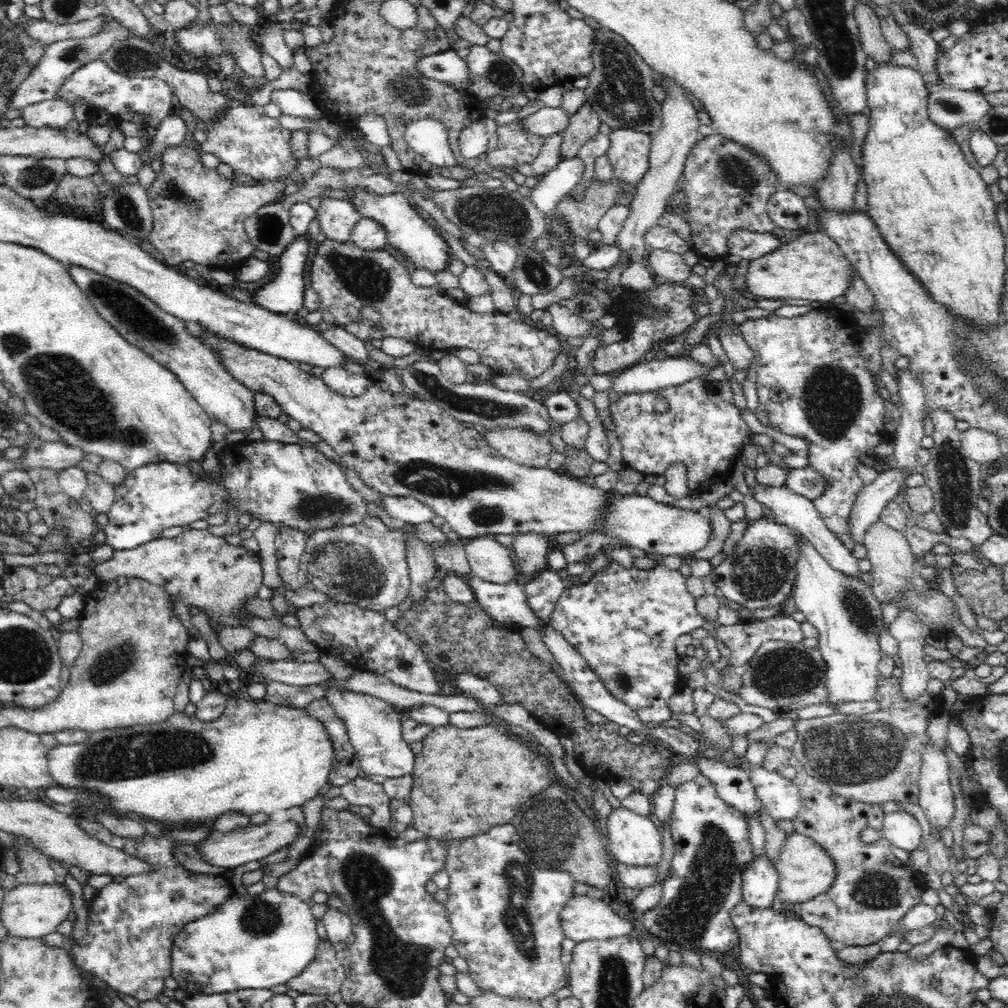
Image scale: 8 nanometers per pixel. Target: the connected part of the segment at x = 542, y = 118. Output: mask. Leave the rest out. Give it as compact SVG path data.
M545 107L523 120L524 131L528 131L532 135L552 137L569 128L570 118L572 116L567 115L560 107Z

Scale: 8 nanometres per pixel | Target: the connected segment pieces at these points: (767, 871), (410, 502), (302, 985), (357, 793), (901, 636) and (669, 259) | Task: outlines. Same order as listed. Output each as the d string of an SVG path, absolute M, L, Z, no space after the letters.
M753 857L743 872L742 897L752 909L767 909L776 898L779 874L776 865L766 857Z
M382 495L382 499L383 508L398 524L431 522L430 520L437 515L434 509L428 508L428 505L415 498Z
M330 941L319 942L314 960L286 985L301 994L334 994L343 985L345 968L340 964L337 951Z
M356 777L350 780L350 782L343 784L340 790L341 795L348 800L350 805L369 806L372 808L373 813L367 820L376 830L385 831L387 826L390 826L389 804L391 798L385 793L382 784L372 782L366 779L366 777Z
M904 610L892 619L890 635L899 643L903 676L901 678L902 696L906 700L914 700L926 689L930 672L922 656L923 647L932 633L924 627L912 611Z
M651 249L645 257L650 270L668 283L687 282L691 268L686 265L682 255L665 250Z

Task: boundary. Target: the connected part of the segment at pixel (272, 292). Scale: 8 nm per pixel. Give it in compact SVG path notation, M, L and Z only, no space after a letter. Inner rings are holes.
M296 237L280 254L279 272L273 281L250 294L250 301L275 313L296 313L303 306L304 268L308 260L308 238Z

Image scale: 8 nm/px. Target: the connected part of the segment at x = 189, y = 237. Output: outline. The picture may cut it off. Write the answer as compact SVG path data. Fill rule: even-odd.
M350 133L337 141L336 146L328 152L313 159L300 160L296 171L288 174L288 178L280 182L256 181L255 185L238 185L233 180L221 178L217 170L210 170L202 164L202 155L189 144L166 147L161 155L163 169L146 189L153 213L153 230L148 241L162 252L165 264L170 267L195 262L196 266L207 266L208 270L226 270L228 274L234 274L242 262L256 254L255 242L245 232L245 221L262 206L277 198L284 198L286 195L282 192L288 184L307 181L321 169L357 170L365 166L366 158L374 161L374 174L386 177L386 174L392 173L380 147ZM356 144L366 152L358 150Z

